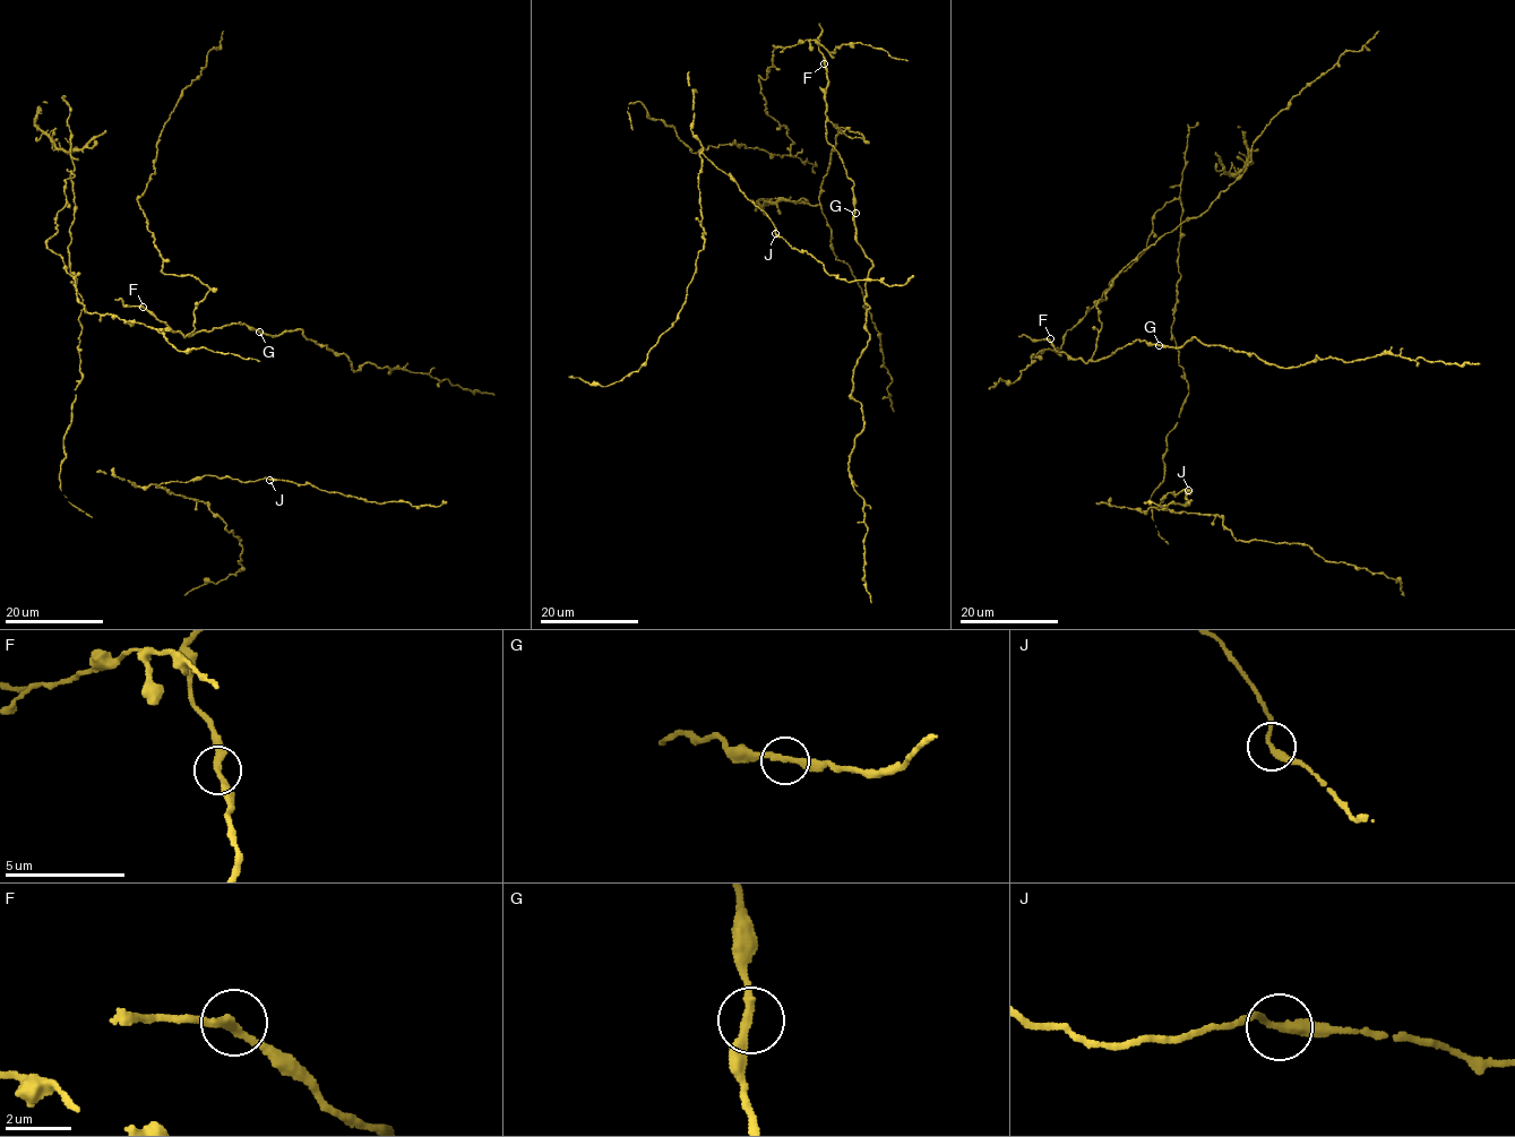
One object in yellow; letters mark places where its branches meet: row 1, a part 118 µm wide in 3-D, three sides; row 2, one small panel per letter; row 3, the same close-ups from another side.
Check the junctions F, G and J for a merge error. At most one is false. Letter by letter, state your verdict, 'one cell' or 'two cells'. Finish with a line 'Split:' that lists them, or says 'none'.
F: one cell
G: one cell
J: one cell
Split: none

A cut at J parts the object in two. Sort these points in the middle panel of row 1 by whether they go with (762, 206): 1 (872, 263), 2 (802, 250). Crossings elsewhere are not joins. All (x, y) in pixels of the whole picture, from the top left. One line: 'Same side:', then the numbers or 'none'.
Same side: 1

